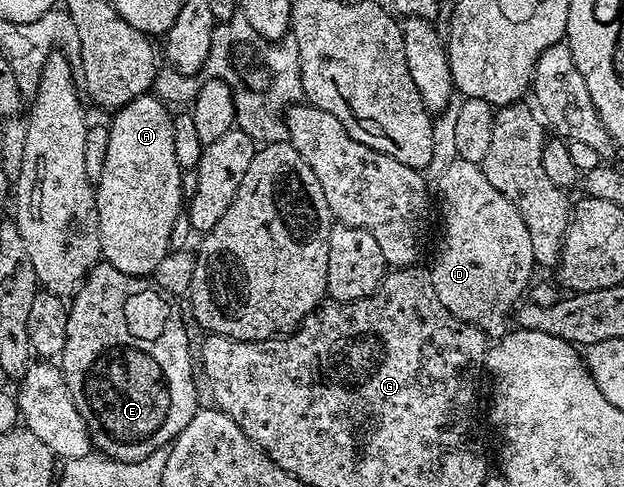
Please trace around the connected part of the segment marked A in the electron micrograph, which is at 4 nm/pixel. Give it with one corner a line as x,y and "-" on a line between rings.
156,94
141,95
138,99
132,99
126,107
121,107
112,116
113,123
108,124
109,140
107,141
107,165
103,169
100,179
96,180
95,190
97,192
97,216
99,217
99,237
101,238
101,259
109,263
115,269
119,269
119,273
127,273
128,275
140,275
149,277
154,274
159,265
159,261
163,261
165,255
170,254
171,246
169,242
173,239
173,226
177,223
177,218
183,215
183,199
181,203
181,175
183,169
179,165
179,161
175,157
175,137
173,136
173,115
170,108
164,102
160,103
156,99

